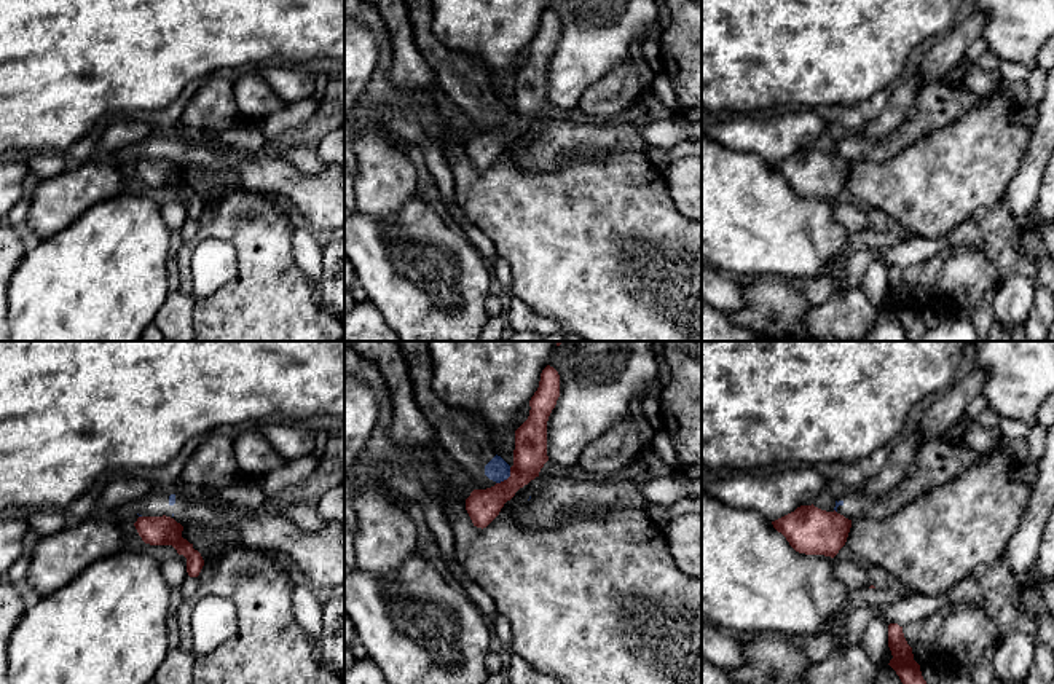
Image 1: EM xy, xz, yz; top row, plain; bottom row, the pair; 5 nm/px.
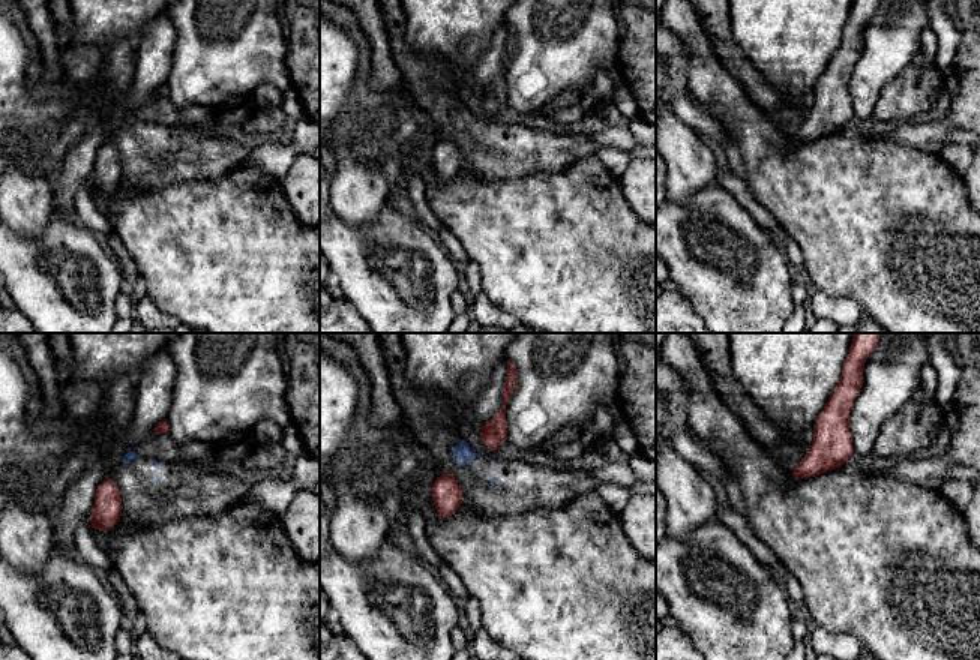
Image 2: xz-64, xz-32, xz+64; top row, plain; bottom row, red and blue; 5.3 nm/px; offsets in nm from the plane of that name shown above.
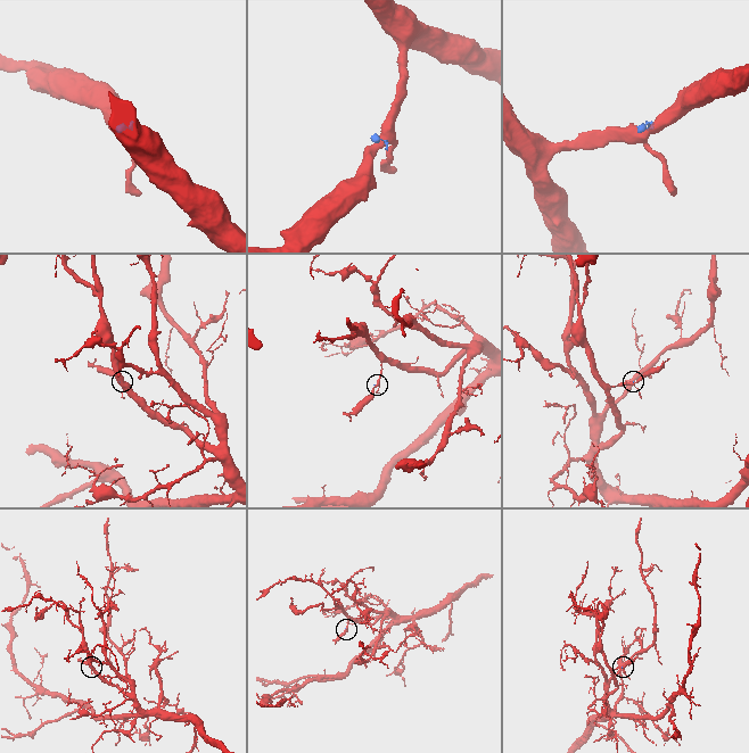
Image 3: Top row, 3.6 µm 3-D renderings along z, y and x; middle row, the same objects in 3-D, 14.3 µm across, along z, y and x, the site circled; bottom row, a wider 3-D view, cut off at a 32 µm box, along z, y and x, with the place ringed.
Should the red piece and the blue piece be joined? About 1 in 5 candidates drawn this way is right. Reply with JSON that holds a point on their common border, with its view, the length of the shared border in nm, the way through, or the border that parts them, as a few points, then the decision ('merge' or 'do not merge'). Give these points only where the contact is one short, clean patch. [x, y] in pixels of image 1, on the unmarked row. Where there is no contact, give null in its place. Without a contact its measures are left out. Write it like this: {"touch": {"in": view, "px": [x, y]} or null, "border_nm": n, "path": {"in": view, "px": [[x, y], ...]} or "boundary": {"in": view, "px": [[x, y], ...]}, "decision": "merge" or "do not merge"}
{"touch": {"in": "xz", "px": [507, 121]}, "border_nm": 120, "boundary": {"in": "xz", "px": [[511, 110], [511, 117], [496, 126]]}, "decision": "do not merge"}

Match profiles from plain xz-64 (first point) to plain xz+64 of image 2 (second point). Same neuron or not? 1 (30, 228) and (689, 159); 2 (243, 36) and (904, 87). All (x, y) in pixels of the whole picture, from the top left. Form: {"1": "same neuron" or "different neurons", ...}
{"1": "same neuron", "2": "different neurons"}

